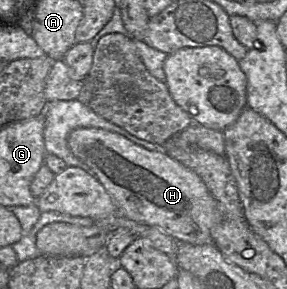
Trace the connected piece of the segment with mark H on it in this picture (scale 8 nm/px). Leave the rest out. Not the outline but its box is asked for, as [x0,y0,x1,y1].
[67,128,221,244]

